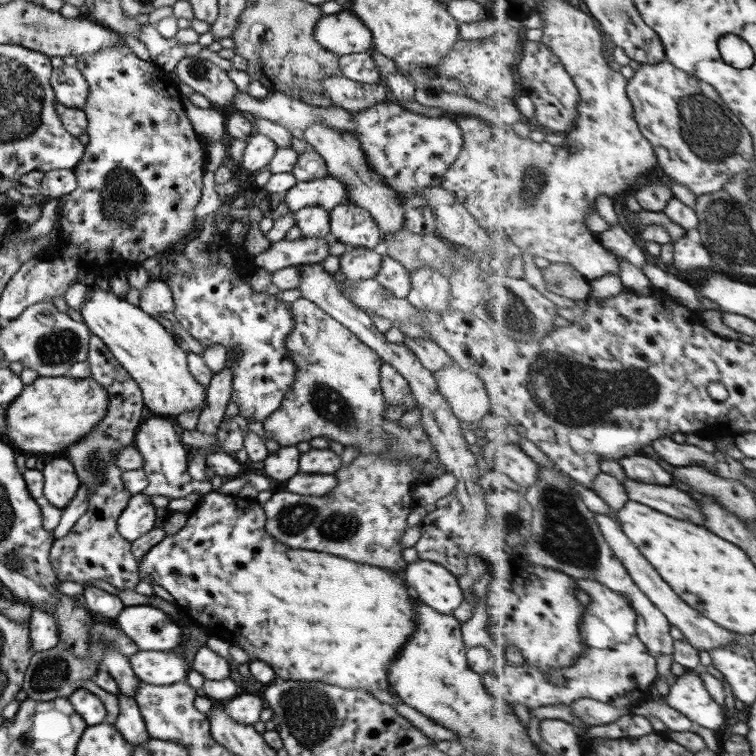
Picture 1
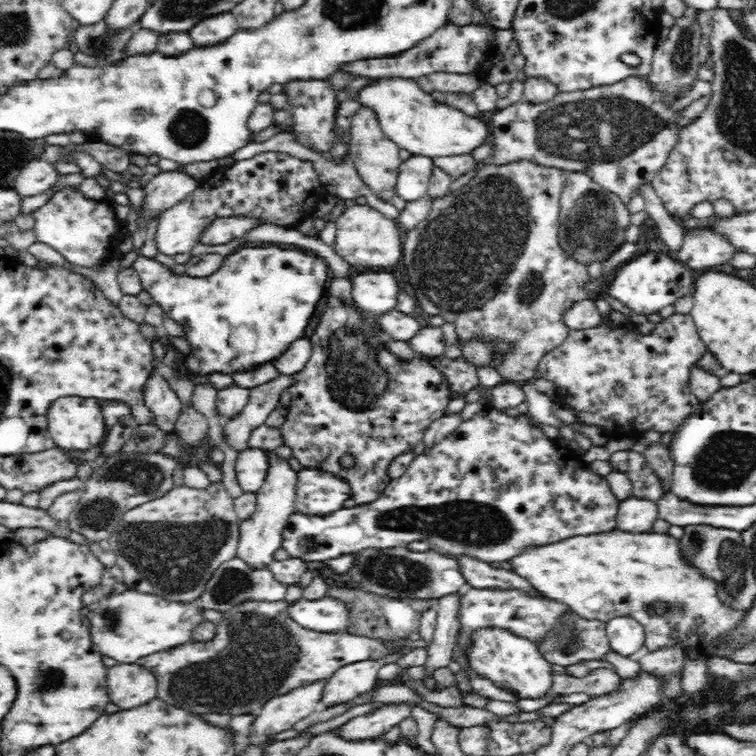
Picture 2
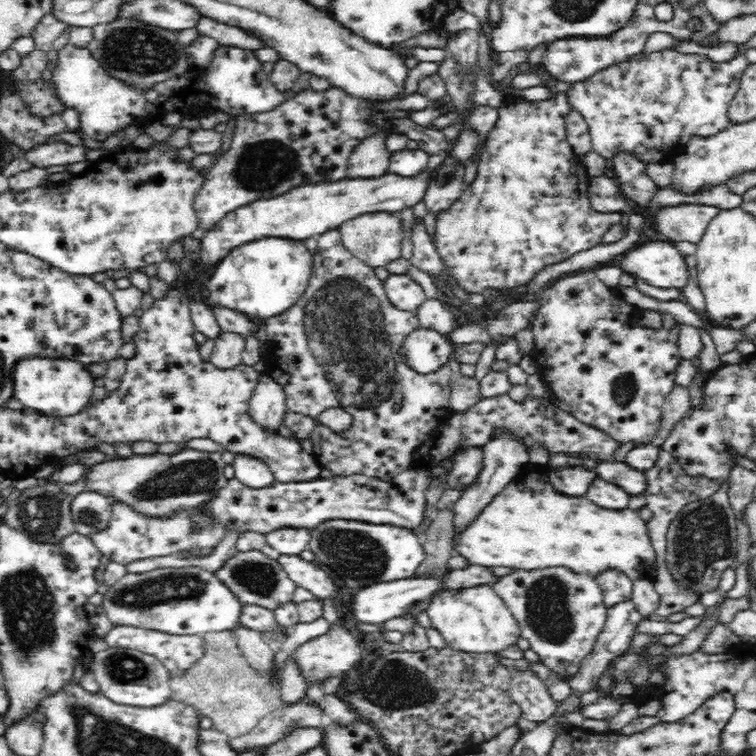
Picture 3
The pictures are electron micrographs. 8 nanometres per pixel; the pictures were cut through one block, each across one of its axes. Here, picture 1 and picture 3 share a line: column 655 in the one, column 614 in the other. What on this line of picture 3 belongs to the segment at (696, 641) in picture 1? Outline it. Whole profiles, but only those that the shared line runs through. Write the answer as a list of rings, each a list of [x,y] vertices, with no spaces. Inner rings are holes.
[[[606,567],[600,569],[595,578],[600,584],[606,606],[612,606],[620,599],[630,599],[633,580],[626,571],[618,567]]]

